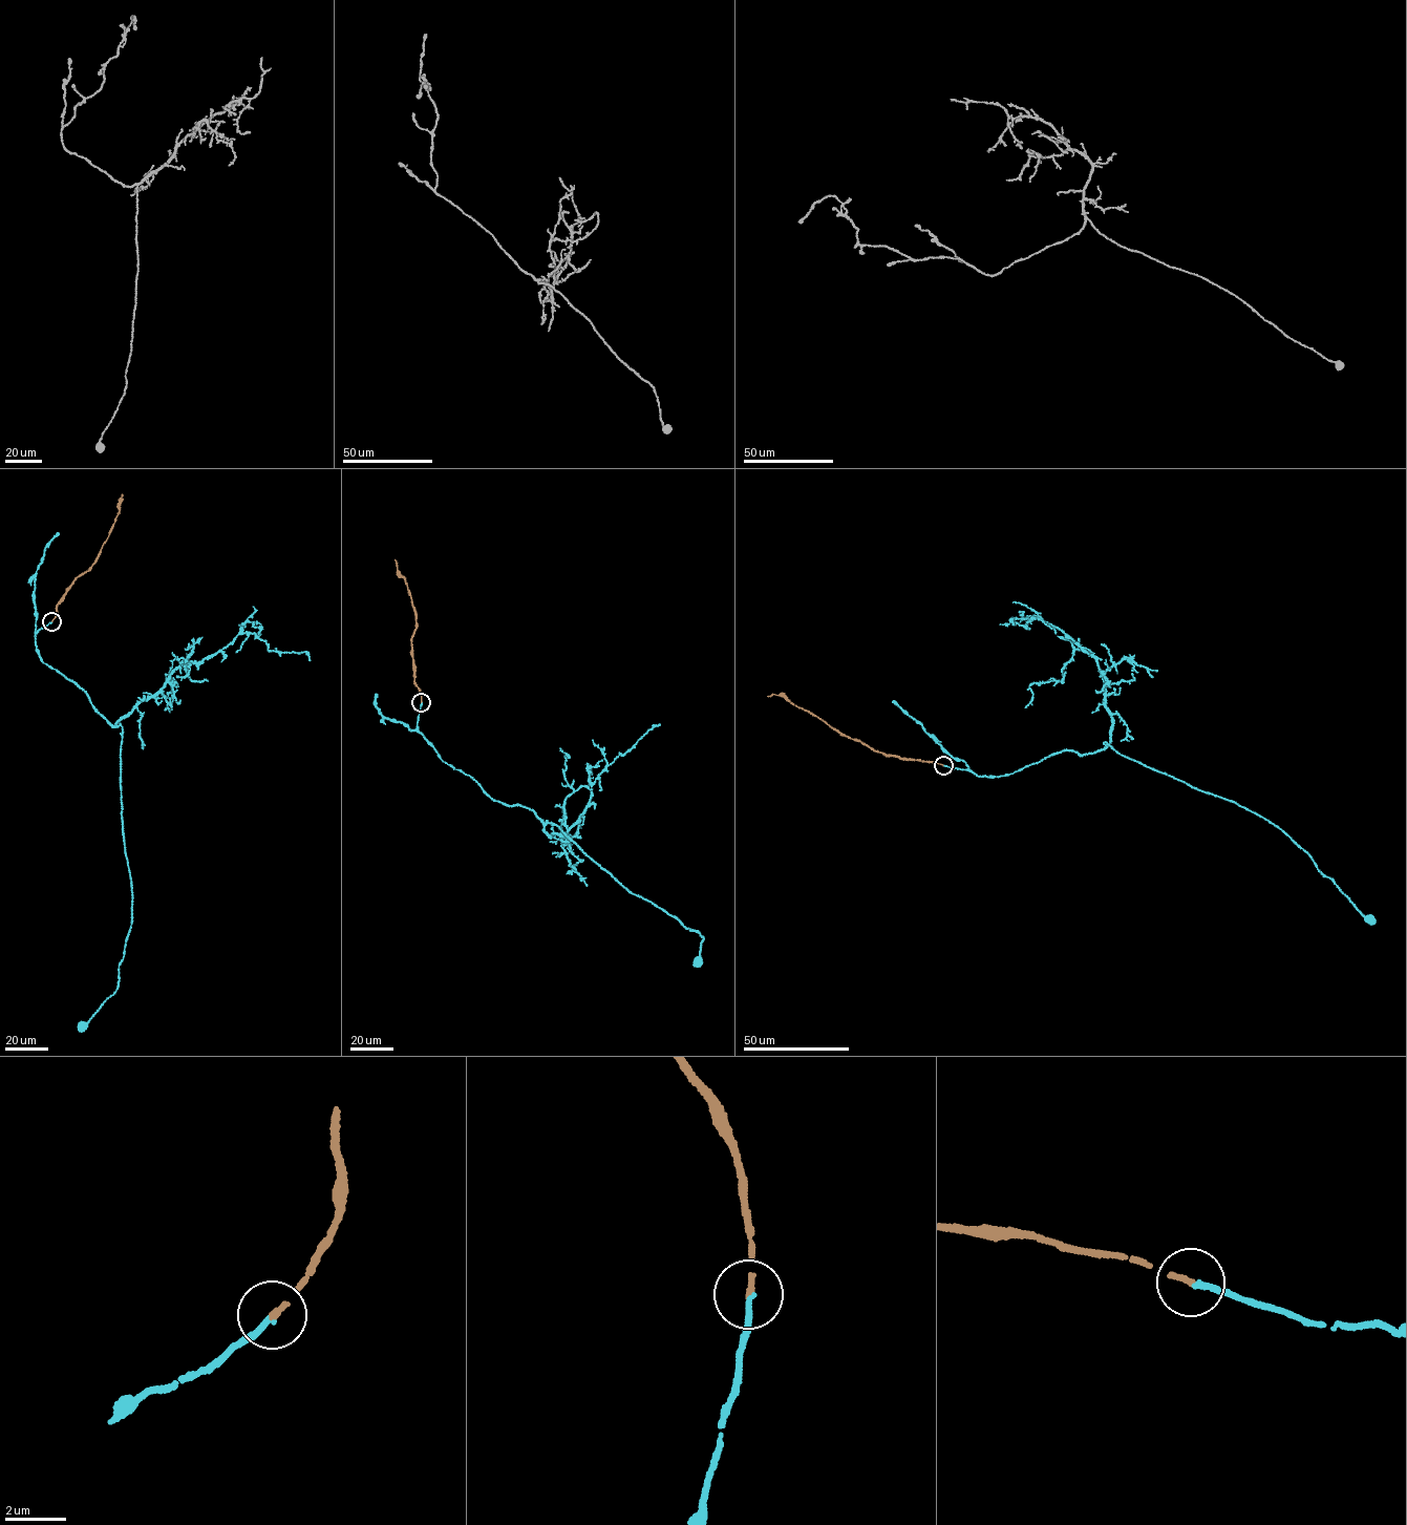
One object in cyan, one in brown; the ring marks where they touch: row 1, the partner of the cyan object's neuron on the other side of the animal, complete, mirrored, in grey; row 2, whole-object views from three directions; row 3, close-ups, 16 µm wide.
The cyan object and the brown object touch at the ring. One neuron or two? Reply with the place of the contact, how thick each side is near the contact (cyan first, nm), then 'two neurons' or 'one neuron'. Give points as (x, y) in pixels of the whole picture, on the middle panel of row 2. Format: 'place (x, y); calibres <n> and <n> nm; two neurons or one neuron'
place (421, 702); calibres 180 and 170 nm; one neuron

